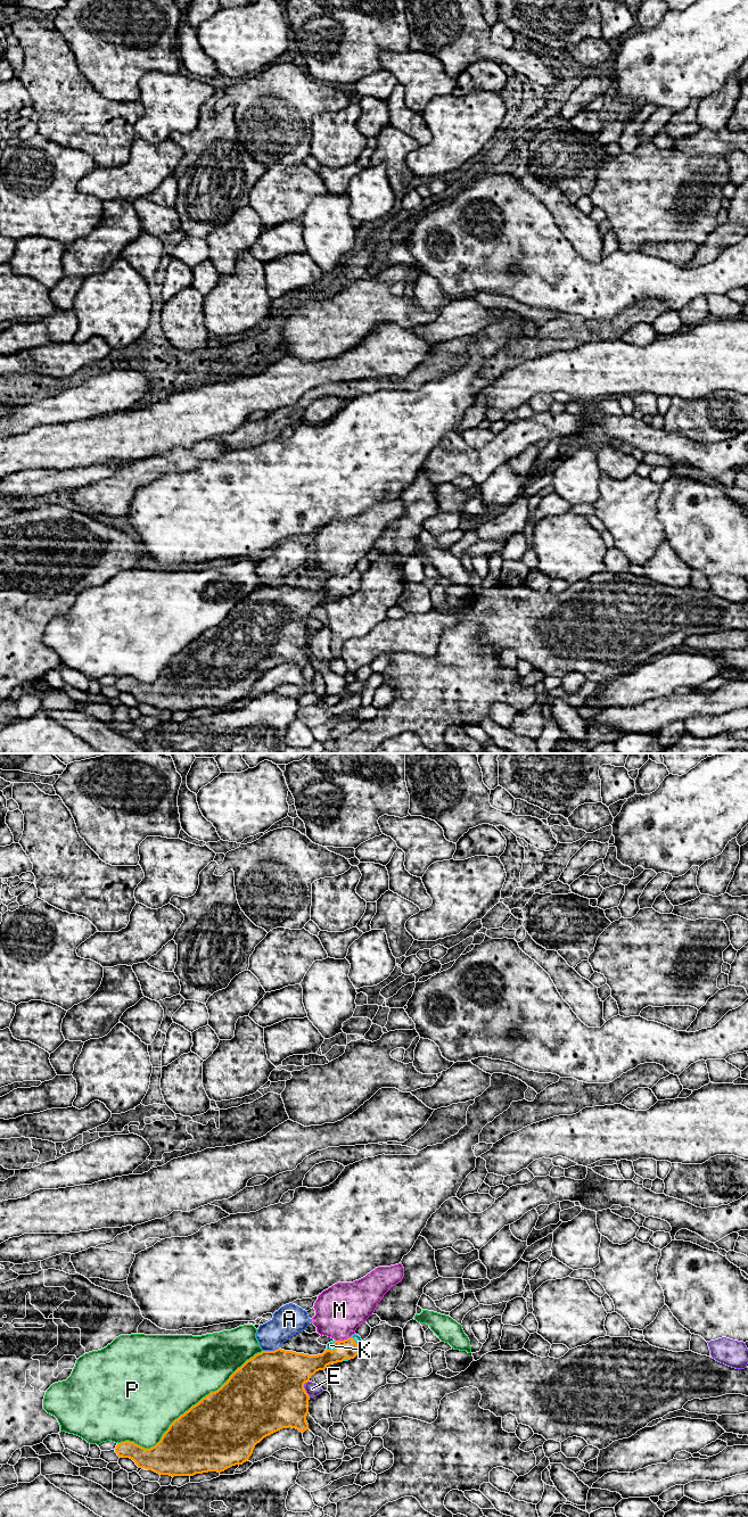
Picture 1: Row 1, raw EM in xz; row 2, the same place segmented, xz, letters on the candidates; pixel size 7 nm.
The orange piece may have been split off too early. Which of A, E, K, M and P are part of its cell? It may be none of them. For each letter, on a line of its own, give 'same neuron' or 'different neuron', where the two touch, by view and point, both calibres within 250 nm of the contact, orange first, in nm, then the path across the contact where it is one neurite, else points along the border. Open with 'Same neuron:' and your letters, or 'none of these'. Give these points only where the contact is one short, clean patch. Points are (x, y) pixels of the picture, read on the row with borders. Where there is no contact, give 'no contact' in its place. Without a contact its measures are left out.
Same neuron: K
A: different neuron; contact xz (270, 1351); calibres 480 and 200 nm; border xz (278, 1348), (271, 1351), (263, 1351)
E: different neuron; contact xz (304, 1388); calibres 500 and 90 nm; border xz (307, 1381), (304, 1384), (304, 1390), (310, 1396)
K: same neuron; contact xz (356, 1344); calibres 140 and 50 nm
M: different neuron; contact xz (344, 1340); calibres 140 and 360 nm
P: different neuron; contact xz (188, 1410); calibres 500 and 500 nm

